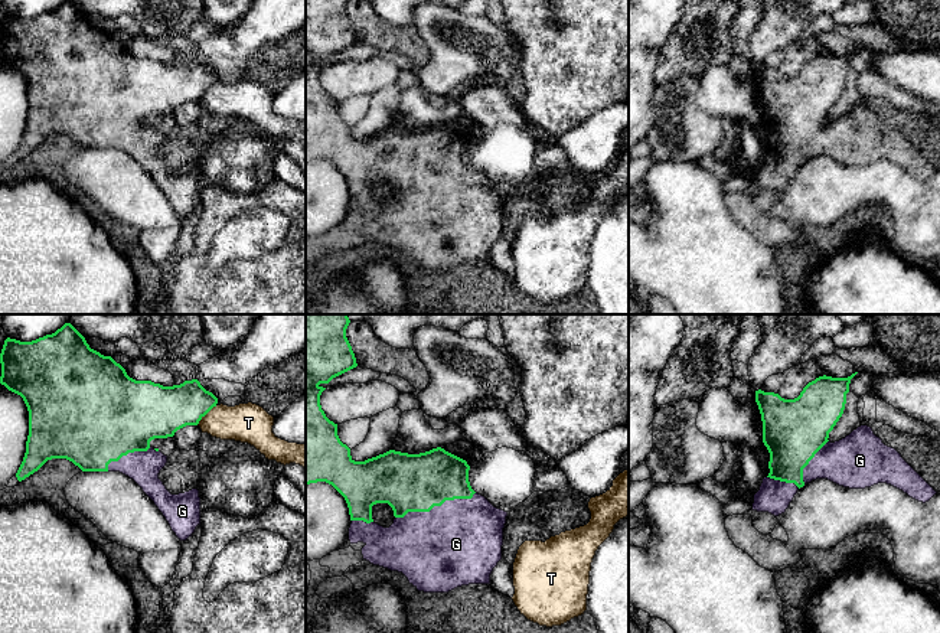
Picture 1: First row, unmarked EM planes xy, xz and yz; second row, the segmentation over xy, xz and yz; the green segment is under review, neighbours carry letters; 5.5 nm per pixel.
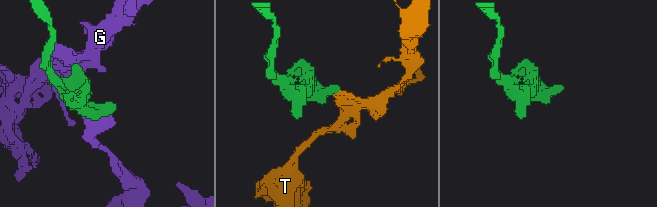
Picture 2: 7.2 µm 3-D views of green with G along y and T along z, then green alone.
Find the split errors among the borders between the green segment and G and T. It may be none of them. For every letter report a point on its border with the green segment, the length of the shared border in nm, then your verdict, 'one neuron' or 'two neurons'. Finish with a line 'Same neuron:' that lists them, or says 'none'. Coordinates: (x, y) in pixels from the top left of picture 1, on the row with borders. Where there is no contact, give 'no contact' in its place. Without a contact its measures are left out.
G: xz (436, 505) | 480 nm | one neuron
T: xy (206, 413) | 160 nm | two neurons
Same neuron: G

